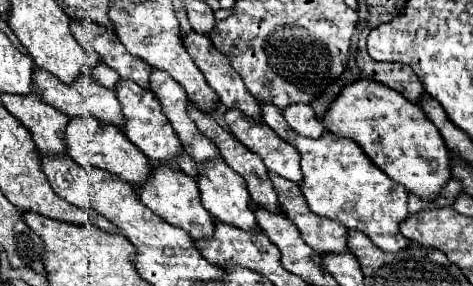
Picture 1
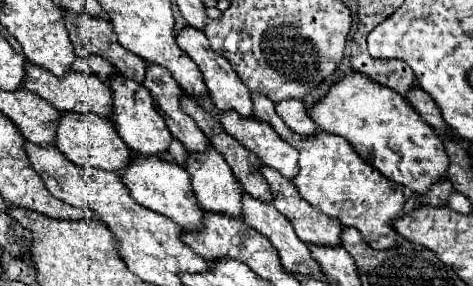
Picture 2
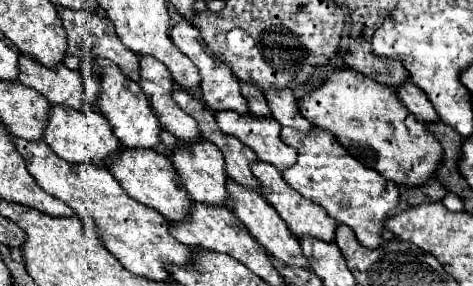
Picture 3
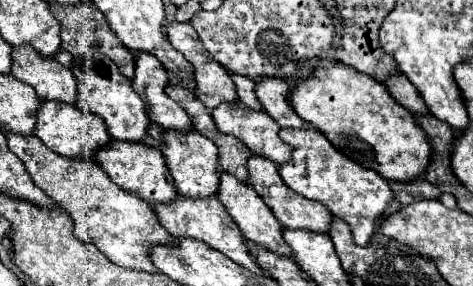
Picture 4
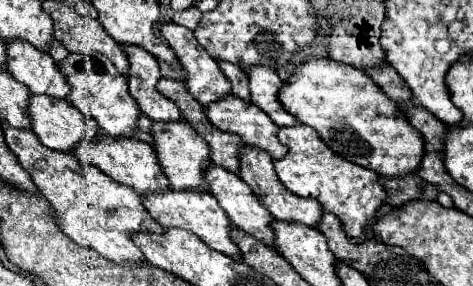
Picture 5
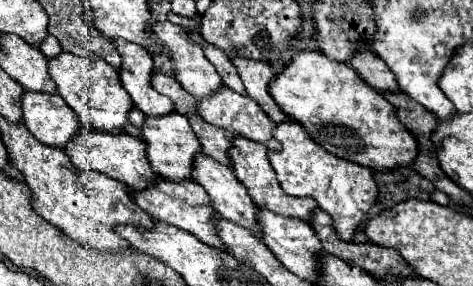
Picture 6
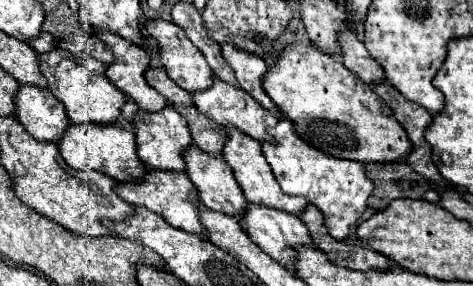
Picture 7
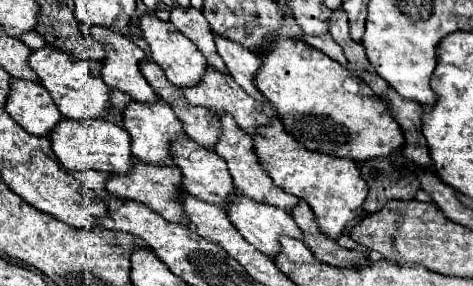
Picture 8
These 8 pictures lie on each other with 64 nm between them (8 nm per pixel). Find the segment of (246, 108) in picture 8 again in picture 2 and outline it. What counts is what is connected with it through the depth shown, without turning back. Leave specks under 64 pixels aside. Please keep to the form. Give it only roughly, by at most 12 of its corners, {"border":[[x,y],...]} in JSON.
{"border":[[228,110],[220,124],[286,178],[298,174],[298,150],[268,122]]}

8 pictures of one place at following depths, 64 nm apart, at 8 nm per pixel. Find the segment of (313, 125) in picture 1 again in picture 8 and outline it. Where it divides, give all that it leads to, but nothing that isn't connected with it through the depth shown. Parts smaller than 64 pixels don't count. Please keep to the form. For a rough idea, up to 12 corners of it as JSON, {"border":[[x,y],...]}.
{"border":[[214,36],[226,70],[252,98],[266,102],[254,86],[260,58],[222,36]]}

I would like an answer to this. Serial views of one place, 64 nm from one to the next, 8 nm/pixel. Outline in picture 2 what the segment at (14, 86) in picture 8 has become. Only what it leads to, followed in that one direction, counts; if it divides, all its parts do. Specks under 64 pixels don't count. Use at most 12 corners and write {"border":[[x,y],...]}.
{"border":[[60,112],[54,146],[74,164],[126,170],[132,150],[98,114]]}

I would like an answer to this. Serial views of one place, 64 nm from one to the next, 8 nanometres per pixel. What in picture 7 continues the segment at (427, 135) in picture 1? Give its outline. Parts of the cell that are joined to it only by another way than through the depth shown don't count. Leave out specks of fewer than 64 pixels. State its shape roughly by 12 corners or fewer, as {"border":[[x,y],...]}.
{"border":[[288,44],[262,88],[324,154],[362,164],[412,148],[338,58]]}

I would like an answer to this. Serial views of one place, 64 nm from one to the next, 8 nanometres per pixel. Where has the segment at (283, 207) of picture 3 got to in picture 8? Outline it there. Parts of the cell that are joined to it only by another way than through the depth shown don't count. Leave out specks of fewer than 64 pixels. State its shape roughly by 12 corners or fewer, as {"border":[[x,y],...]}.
{"border":[[220,114],[214,152],[234,186],[256,202],[290,212],[298,198],[280,190],[258,164],[252,138]]}

